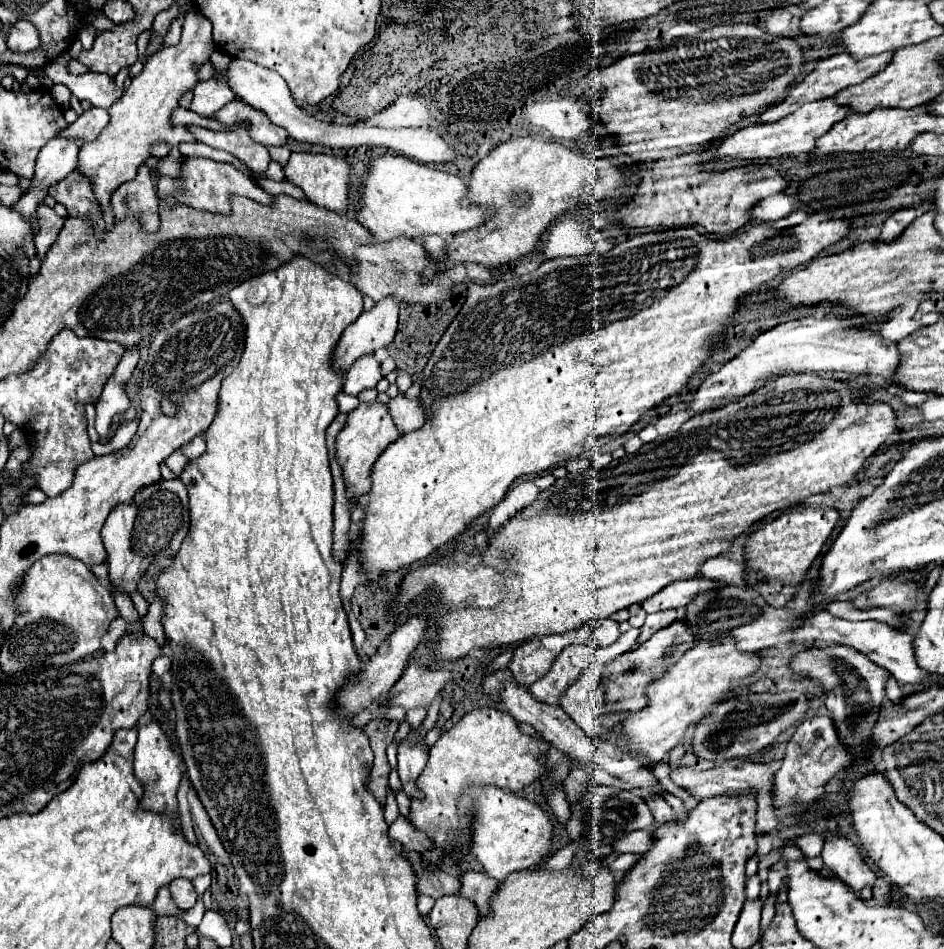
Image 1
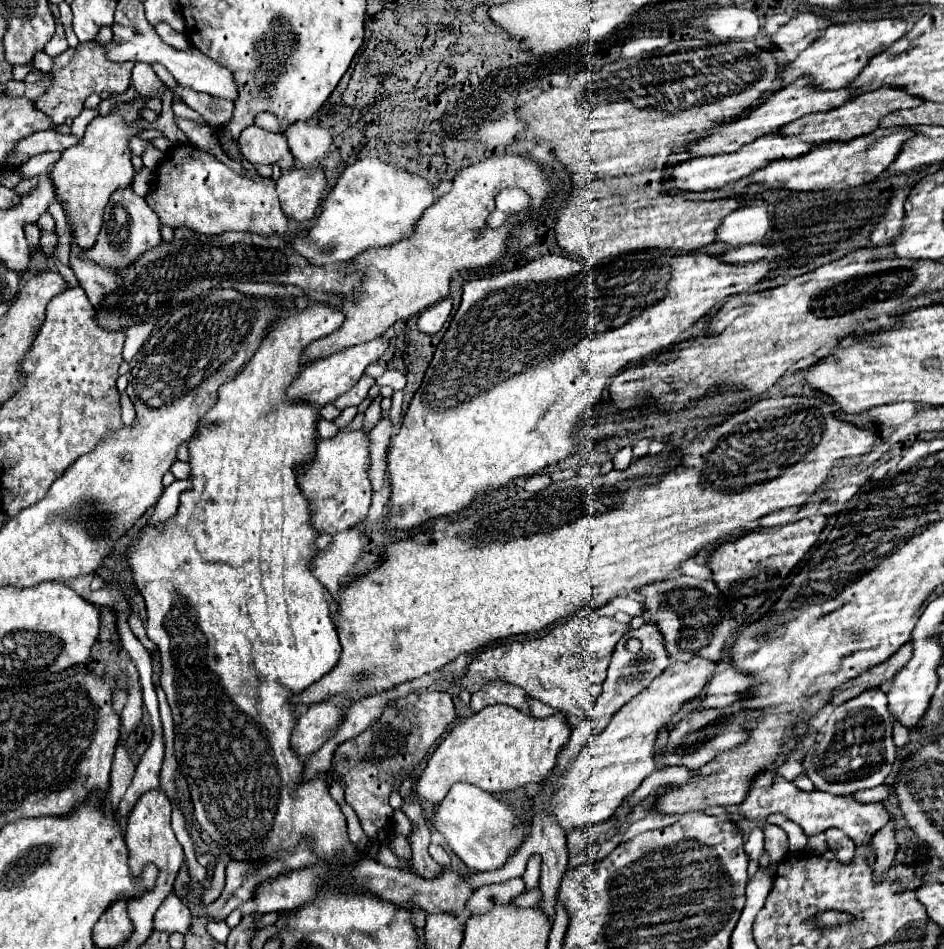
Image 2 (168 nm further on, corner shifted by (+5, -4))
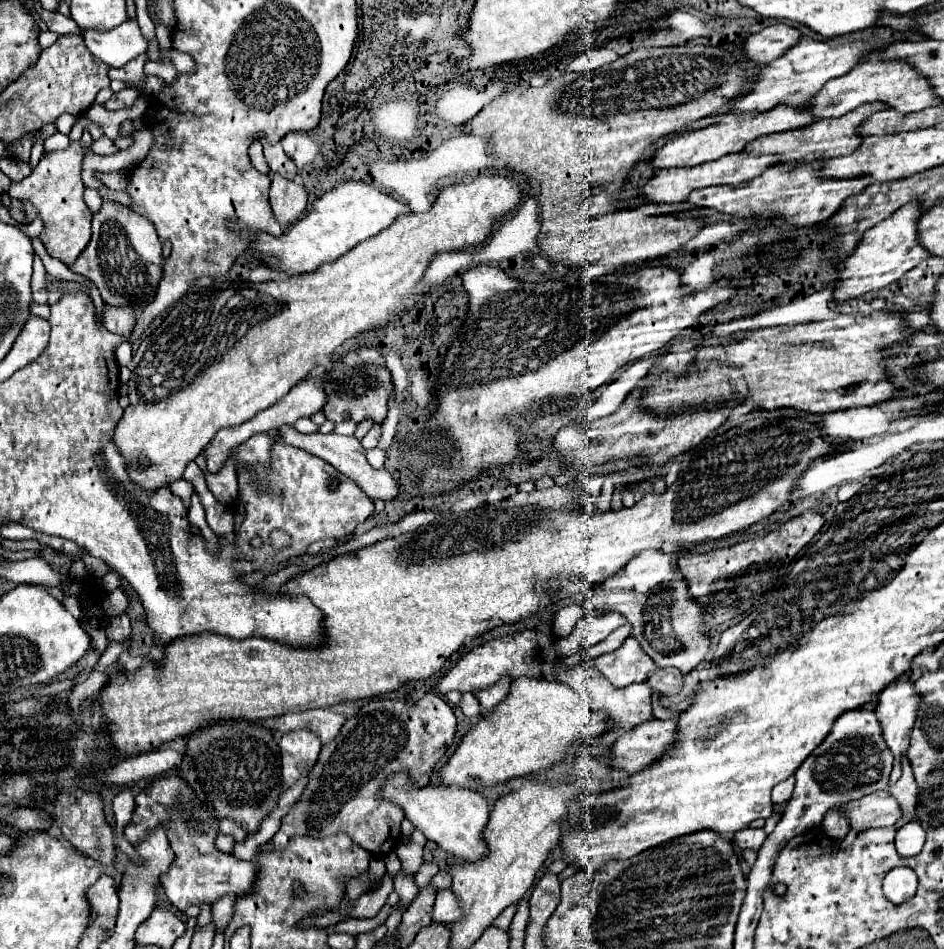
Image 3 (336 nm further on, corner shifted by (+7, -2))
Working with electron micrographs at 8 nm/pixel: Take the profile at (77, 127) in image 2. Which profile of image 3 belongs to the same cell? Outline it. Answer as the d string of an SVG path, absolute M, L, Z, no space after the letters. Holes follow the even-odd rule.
M57 132L57 134L53 134L53 136L49 136L49 138L45 140L45 154L51 154L51 152L55 152L55 150L65 150L65 148L69 148L69 144L71 144L69 136Z

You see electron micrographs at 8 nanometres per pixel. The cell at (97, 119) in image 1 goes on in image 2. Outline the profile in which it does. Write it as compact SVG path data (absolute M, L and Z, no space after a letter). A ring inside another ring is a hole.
M45 130L45 132L35 132L33 136L27 136L25 140L21 140L17 144L17 166L25 164L31 156L43 154L43 152L65 152L67 148L75 146L79 142L79 138L75 138L73 134L65 136L59 134L57 130Z

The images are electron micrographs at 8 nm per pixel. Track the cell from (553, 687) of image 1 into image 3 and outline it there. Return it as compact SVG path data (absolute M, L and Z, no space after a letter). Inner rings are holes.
M463 694L463 700L461 700L459 708L461 708L461 712L463 712L467 718L471 718L473 722L479 720L479 716L481 716L481 704L479 704L479 700L475 698L475 694Z

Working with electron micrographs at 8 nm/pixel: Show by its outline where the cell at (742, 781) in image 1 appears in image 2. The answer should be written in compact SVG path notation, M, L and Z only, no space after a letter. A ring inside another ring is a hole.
M777 772L759 774L749 790L747 800L739 806L739 810L747 820L751 820L755 824L765 824L765 820L771 814L783 814L783 816L791 818L795 824L799 824L807 836L821 834L827 828L835 826L835 828L843 830L847 836L851 836L857 846L867 844L873 838L873 834L889 822L889 812L887 812L885 804L863 804L851 796L833 796L833 794L819 792L819 790L801 792L795 788L793 782L787 782Z

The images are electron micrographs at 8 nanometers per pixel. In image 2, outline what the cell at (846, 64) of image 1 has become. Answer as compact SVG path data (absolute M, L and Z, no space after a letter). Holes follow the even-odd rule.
M801 78L793 84L789 84L787 88L771 94L761 106L757 106L749 116L743 116L735 122L729 122L725 124L719 132L715 134L709 134L697 142L693 142L687 152L691 154L691 158L701 158L701 156L715 156L715 154L727 154L727 152L737 152L739 146L743 144L749 144L753 142L755 138L759 136L765 136L769 132L777 132L779 128L783 128L785 124L793 122L793 120L799 120L801 116L807 116L807 114L813 114L813 112L829 112L841 104L847 102L847 96L849 92L845 92L845 88L841 90L831 90L831 92L819 92L815 88L809 86L809 80L807 78Z

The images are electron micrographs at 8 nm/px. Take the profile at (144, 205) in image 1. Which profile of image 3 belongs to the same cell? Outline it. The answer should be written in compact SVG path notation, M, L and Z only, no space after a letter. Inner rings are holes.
M103 200L101 210L93 216L91 242L71 270L95 282L105 304L123 306L131 304L133 298L143 304L147 298L151 298L151 294L155 294L161 280L161 240L147 218L119 202Z

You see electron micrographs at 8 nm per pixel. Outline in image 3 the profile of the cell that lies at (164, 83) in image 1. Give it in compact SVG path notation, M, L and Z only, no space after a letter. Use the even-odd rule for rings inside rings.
M71 142L67 150L45 154L37 168L23 178L21 182L13 182L9 188L9 196L17 200L31 200L45 222L45 230L41 234L41 242L45 244L47 252L59 258L65 264L73 264L79 254L87 248L91 238L91 216L93 212L87 208L83 200L85 184L81 180L81 166L83 158L89 150L81 146L81 142Z

